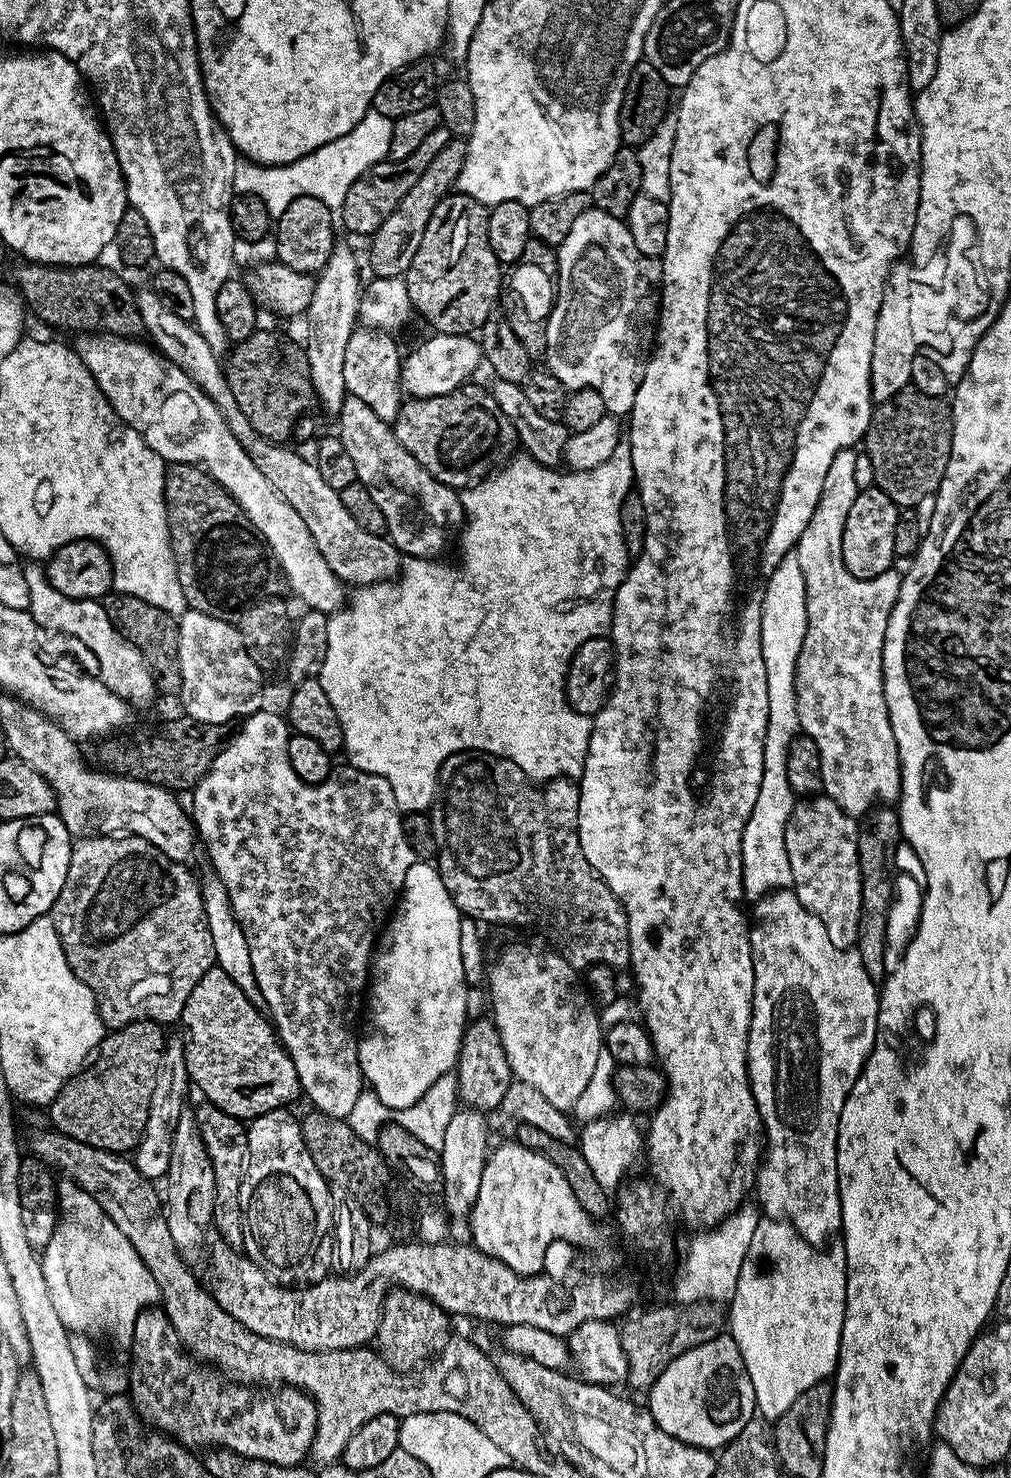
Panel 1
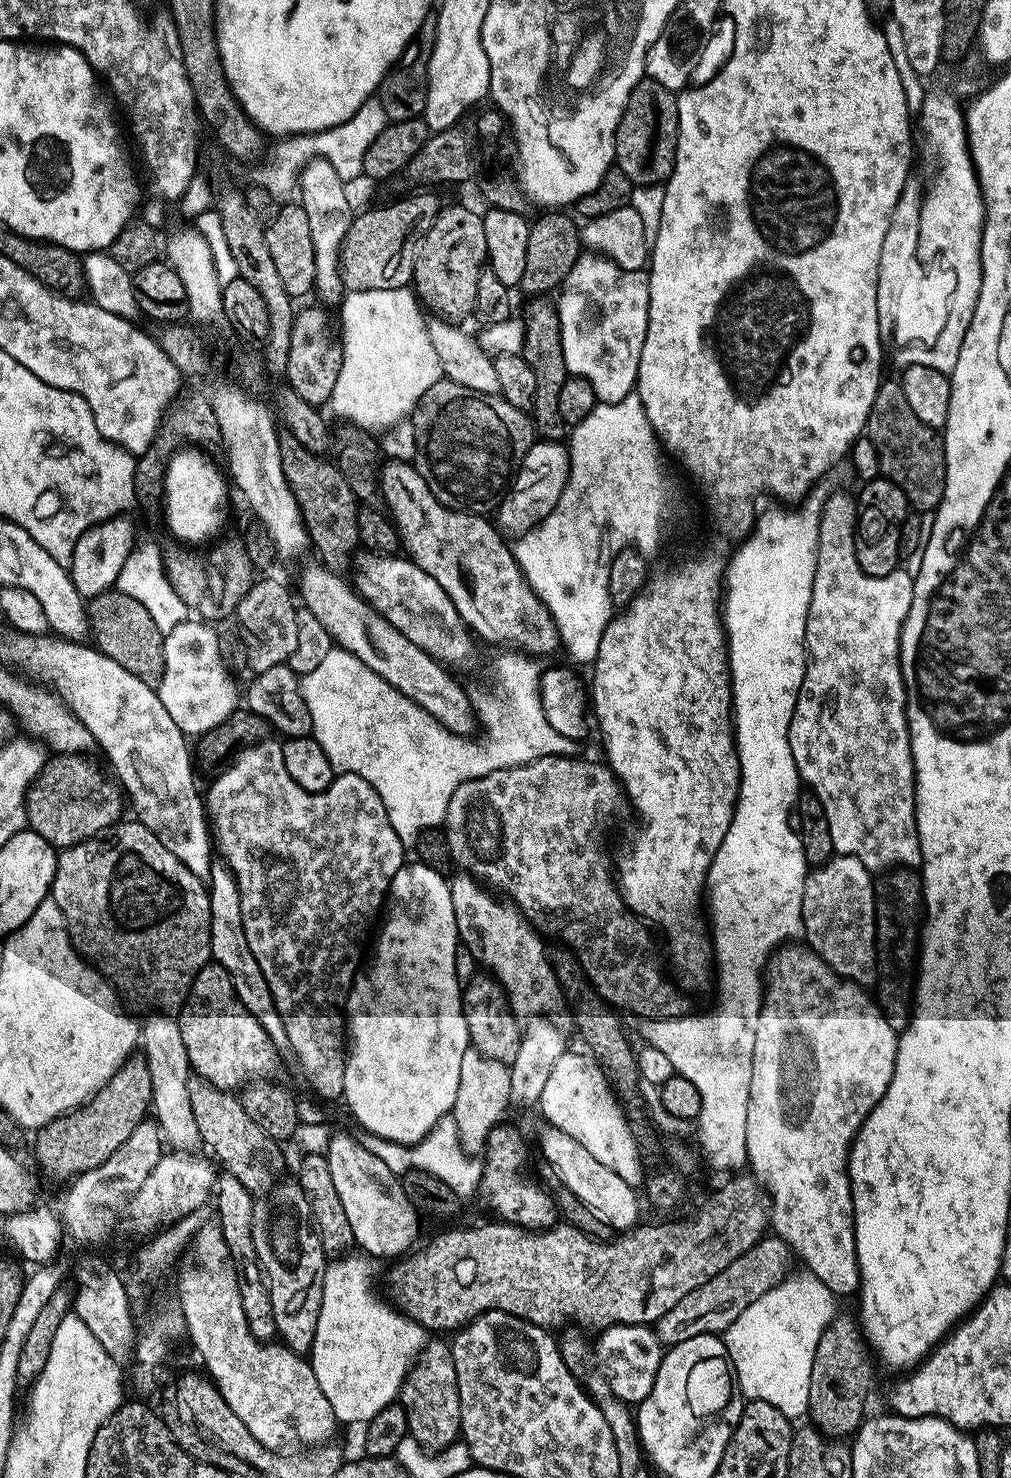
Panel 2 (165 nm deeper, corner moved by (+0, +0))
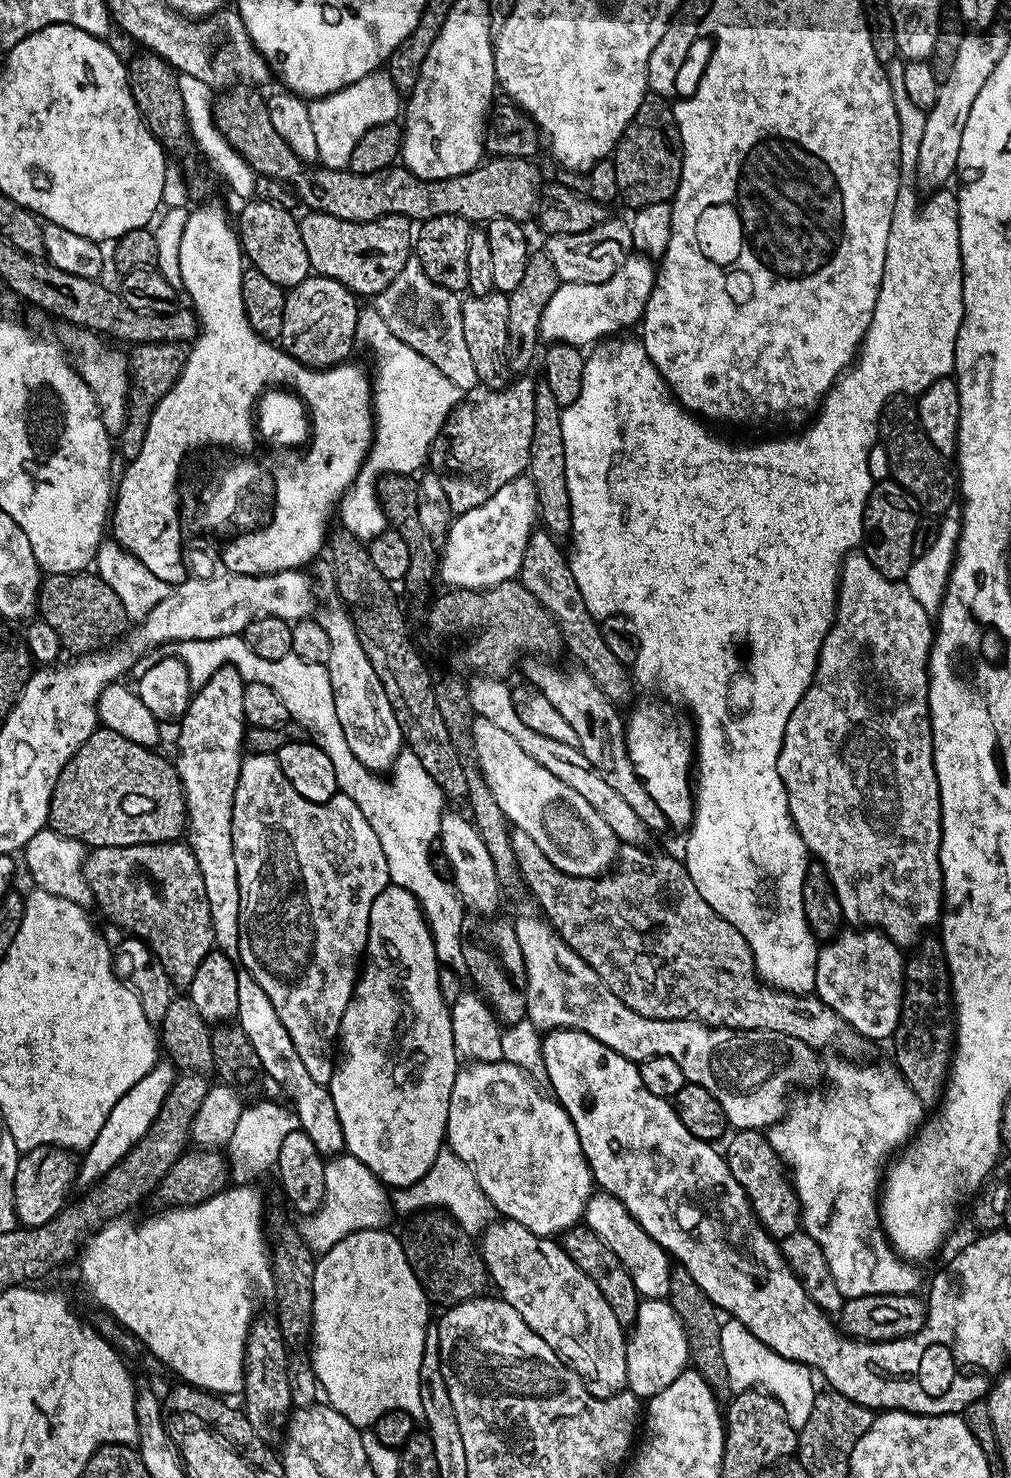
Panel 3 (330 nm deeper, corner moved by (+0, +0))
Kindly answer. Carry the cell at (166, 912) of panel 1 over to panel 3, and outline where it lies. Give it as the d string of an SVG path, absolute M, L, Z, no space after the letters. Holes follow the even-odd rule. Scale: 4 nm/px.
M187 843L93 848L87 853L84 861L84 873L92 891L95 907L100 907L101 914L110 923L124 928L120 930L143 940L160 959L173 985L180 990L187 989L198 966L202 966L202 958L206 958L214 948L210 906L206 902L206 886L202 882L198 862Z

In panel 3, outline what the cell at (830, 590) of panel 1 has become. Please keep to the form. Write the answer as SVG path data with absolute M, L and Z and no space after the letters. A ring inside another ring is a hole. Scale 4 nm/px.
M862 550L848 553L840 568L840 588L836 591L836 617L832 629L822 642L816 674L811 688L794 706L790 722L786 722L786 734L782 750L778 754L778 774L788 795L788 809L792 824L804 840L809 853L828 871L830 882L838 894L840 914L852 926L878 928L899 946L912 946L932 927L939 925L944 911L944 875L940 865L940 839L942 838L942 810L938 794L938 774L934 774L934 750L932 749L932 723L928 717L928 655L934 635L933 617L914 598L907 583L886 578L872 565Z

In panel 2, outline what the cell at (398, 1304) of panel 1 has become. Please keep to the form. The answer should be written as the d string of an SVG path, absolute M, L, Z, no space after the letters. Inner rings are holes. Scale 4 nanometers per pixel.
M432 1338L427 1341L427 1344L418 1353L412 1368L405 1375L398 1402L403 1406L406 1414L408 1436L414 1442L418 1442L418 1446L422 1446L427 1452L440 1452L443 1448L457 1443L460 1436L460 1399L458 1398L458 1382L454 1370L454 1354L452 1353L452 1345L447 1339Z

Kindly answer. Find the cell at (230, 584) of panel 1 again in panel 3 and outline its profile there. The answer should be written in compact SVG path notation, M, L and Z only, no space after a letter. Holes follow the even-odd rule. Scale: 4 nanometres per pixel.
M137 344L130 352L130 383L128 385L128 413L124 428L118 434L118 452L124 455L125 461L138 458L138 450L142 450L142 438L146 438L146 430L150 422L152 408L172 389L174 382L180 377L185 353L178 344Z

